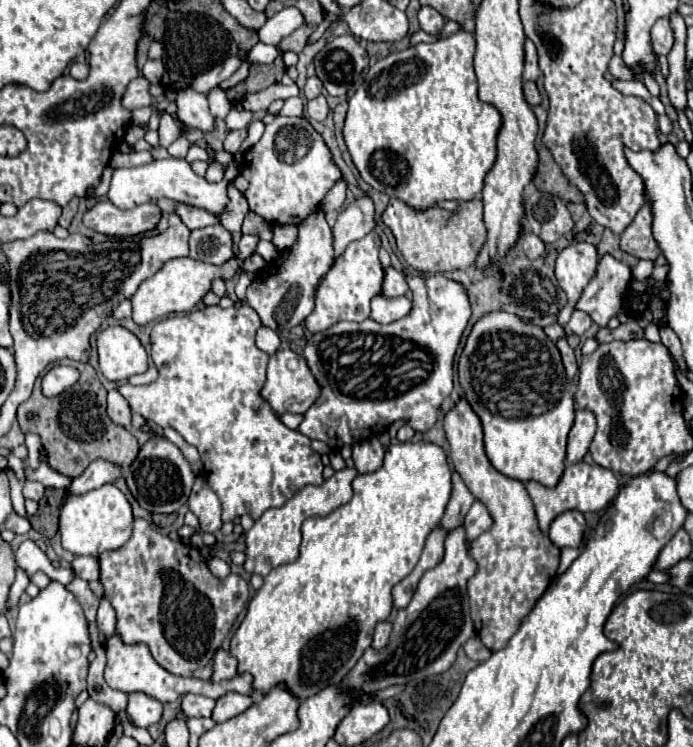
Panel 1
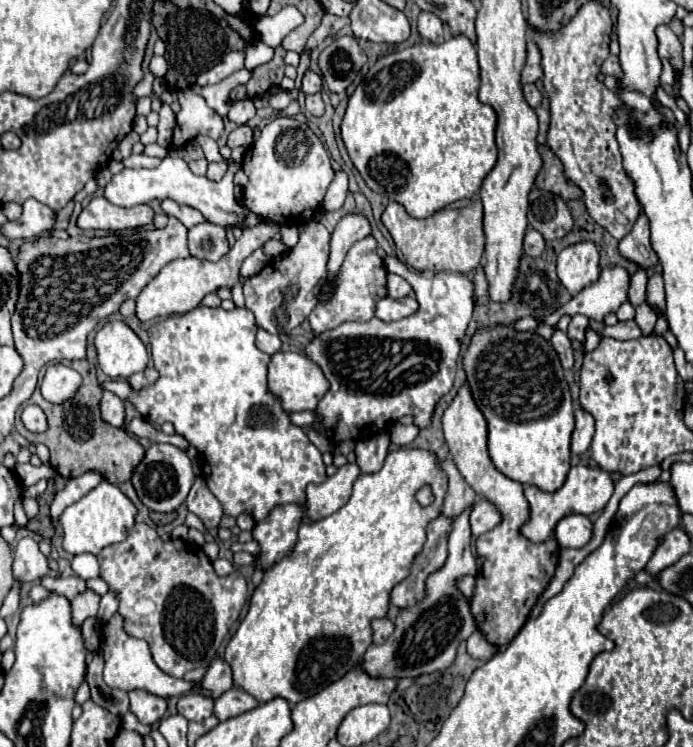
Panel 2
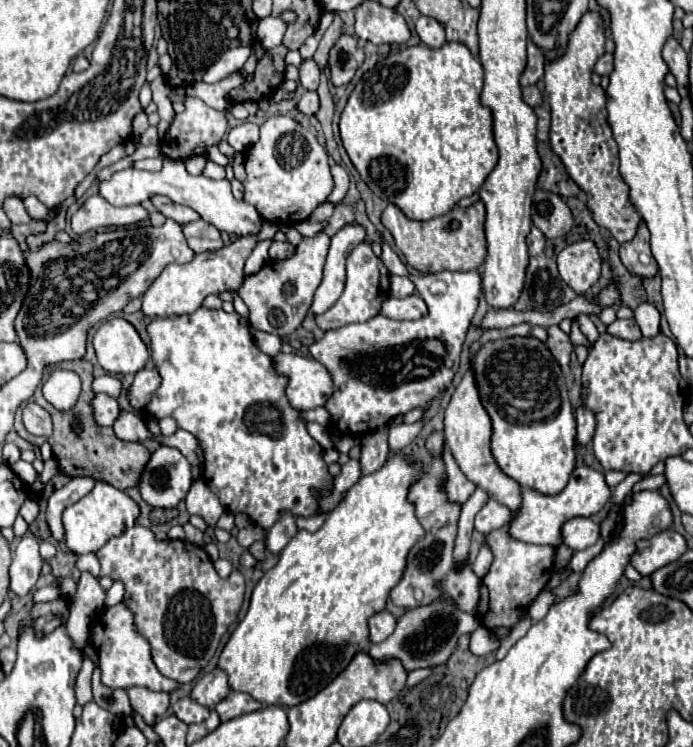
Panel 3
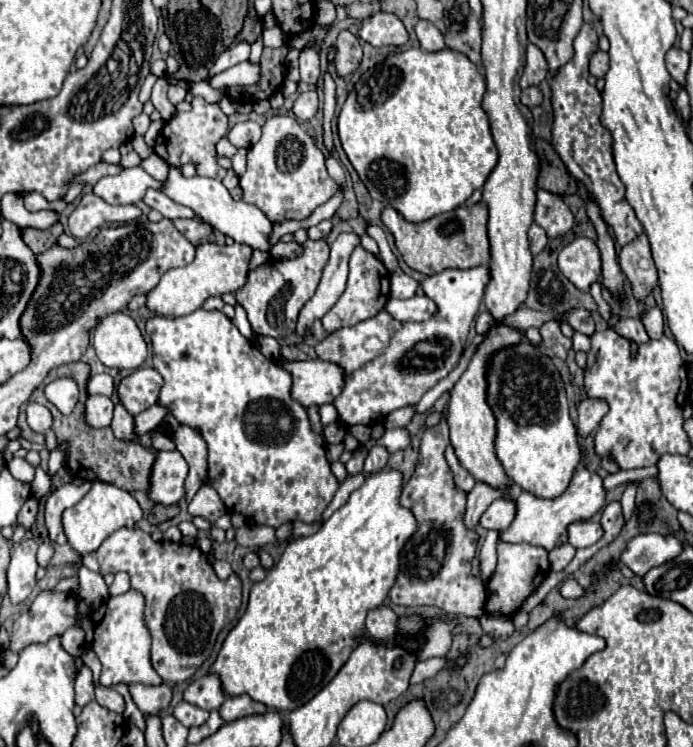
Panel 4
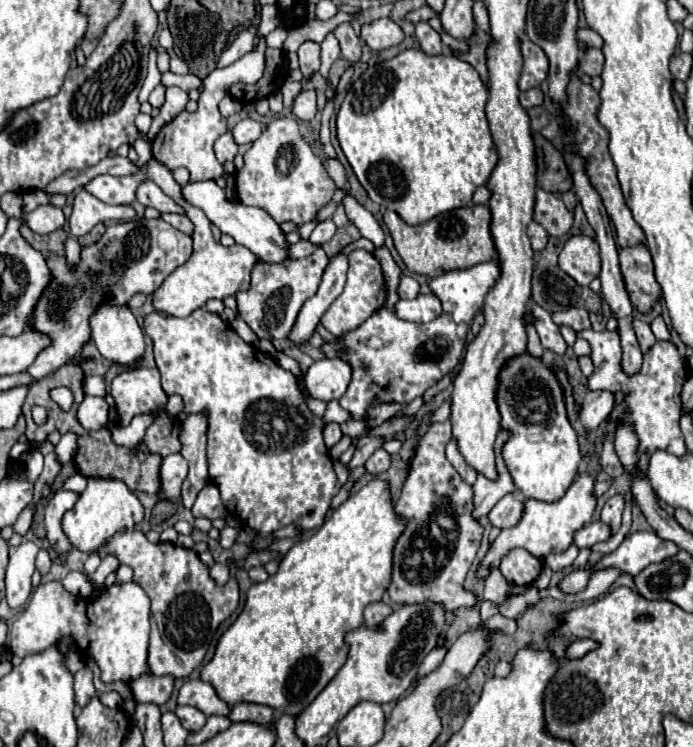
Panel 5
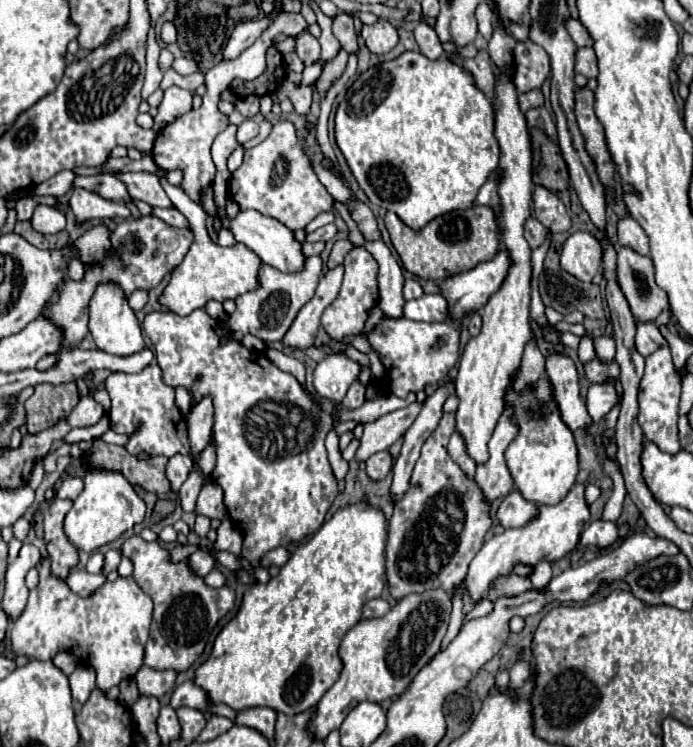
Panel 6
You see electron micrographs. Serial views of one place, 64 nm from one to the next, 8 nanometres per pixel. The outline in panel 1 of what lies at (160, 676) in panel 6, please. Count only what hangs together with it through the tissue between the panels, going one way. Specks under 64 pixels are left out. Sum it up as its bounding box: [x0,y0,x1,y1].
[126,692,162,728]

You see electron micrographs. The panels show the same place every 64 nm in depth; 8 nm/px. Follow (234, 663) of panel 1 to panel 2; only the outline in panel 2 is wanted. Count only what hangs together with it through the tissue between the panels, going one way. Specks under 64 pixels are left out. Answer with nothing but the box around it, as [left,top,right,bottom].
[202,658,232,698]

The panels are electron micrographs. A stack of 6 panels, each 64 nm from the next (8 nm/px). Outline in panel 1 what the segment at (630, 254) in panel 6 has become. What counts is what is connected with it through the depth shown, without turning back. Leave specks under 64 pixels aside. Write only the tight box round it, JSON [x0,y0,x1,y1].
[620,200,660,260]

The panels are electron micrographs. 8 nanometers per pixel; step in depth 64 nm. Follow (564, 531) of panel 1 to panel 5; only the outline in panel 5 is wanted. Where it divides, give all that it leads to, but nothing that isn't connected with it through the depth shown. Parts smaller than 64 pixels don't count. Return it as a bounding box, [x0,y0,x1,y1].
[574,522,610,548]

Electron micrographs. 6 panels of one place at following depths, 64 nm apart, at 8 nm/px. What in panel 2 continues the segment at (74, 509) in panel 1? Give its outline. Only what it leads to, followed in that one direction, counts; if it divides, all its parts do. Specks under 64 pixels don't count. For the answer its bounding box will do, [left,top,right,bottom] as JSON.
[60,480,136,554]

